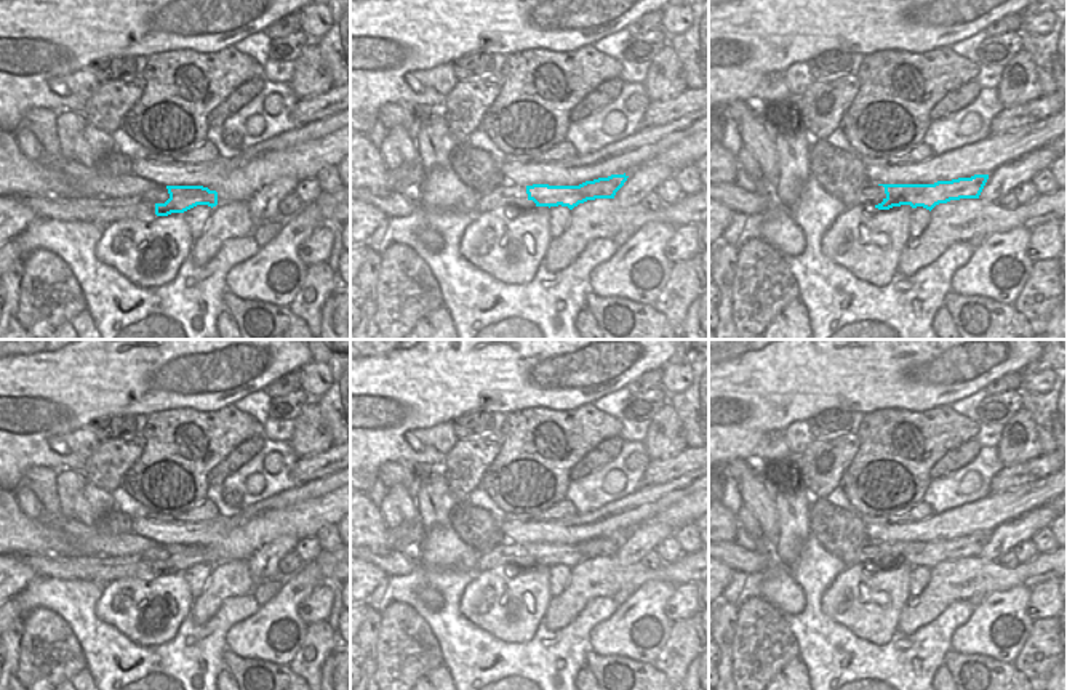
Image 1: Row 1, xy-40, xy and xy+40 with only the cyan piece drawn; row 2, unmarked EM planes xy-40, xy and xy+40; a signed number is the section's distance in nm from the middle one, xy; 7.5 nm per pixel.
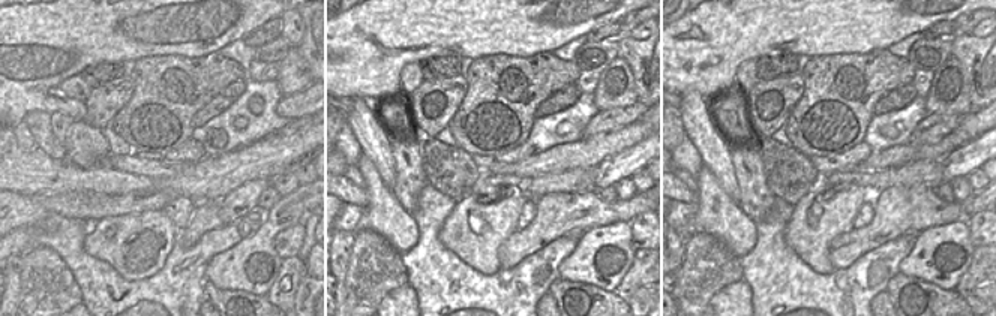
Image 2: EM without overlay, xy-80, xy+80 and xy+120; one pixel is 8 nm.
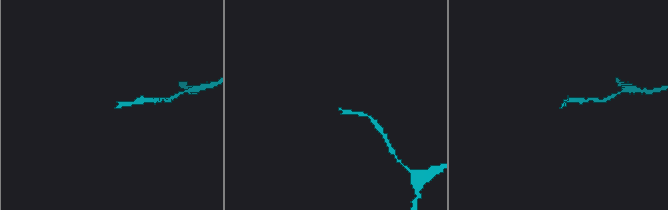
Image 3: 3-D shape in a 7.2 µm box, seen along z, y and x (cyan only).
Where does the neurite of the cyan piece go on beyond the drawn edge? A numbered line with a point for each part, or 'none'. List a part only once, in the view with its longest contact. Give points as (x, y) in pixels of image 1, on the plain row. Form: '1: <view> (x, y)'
1: xy-40 (141, 565)

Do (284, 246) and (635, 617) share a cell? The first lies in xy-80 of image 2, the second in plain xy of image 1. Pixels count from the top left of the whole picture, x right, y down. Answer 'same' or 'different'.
different

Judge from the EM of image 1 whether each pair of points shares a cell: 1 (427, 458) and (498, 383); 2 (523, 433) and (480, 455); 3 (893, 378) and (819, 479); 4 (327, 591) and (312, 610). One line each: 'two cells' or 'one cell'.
1: one cell
2: two cells
3: two cells
4: one cell

